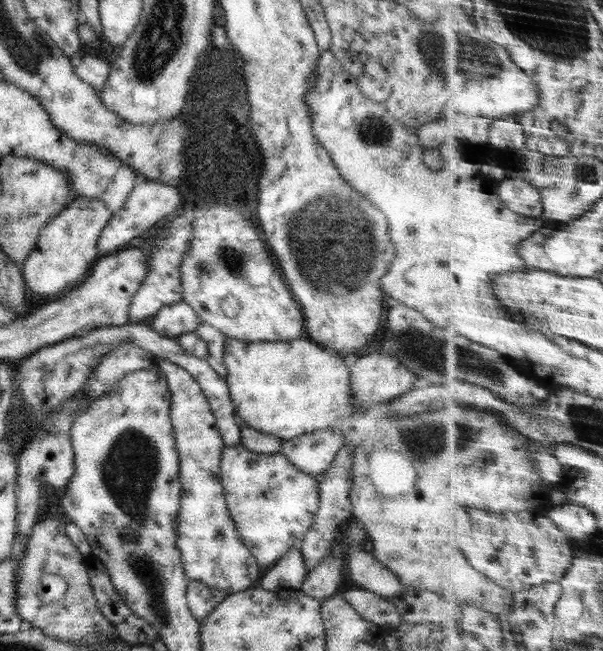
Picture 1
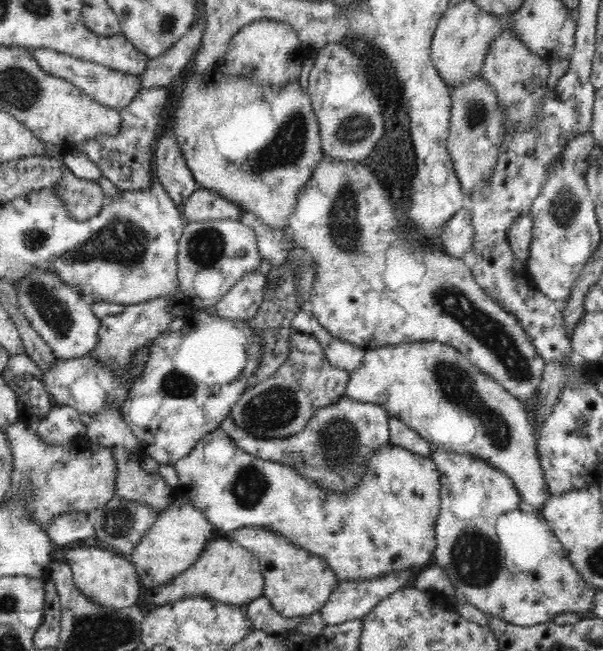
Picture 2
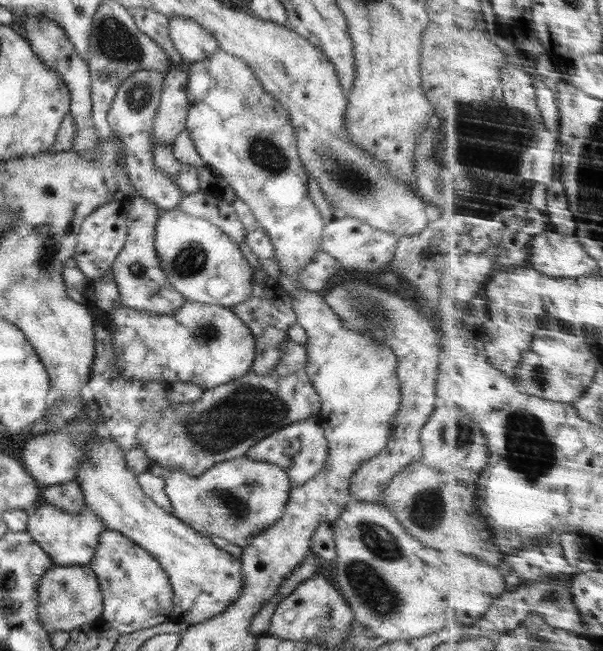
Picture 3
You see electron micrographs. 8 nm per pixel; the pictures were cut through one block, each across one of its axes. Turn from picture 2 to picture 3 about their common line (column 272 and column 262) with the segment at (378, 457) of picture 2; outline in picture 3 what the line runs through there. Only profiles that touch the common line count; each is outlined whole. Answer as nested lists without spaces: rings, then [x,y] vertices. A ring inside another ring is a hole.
[[[245,456],[212,464],[197,477],[190,477],[175,467],[170,469],[158,464],[150,464],[148,471],[163,479],[164,491],[171,505],[171,515],[178,518],[185,526],[196,530],[204,538],[211,539],[212,536],[218,536],[241,548],[247,546],[256,534],[279,520],[291,488],[287,474],[278,466],[249,460]]]

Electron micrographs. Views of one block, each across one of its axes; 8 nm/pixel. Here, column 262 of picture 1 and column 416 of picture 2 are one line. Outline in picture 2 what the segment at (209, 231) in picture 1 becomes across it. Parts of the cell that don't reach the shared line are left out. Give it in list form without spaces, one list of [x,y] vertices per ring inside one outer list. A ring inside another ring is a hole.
[[[328,155],[322,156],[322,160],[314,166],[310,180],[300,188],[296,206],[293,208],[292,214],[289,216],[288,230],[292,239],[299,244],[300,248],[312,255],[313,265],[315,266],[317,275],[312,288],[312,298],[310,298],[310,306],[308,309],[318,320],[318,323],[336,339],[340,339],[347,344],[352,344],[357,348],[364,350],[376,349],[379,347],[396,347],[404,343],[415,343],[420,341],[438,341],[441,344],[448,344],[461,354],[464,354],[468,360],[481,368],[489,377],[497,380],[512,396],[515,396],[520,402],[531,403],[535,393],[538,392],[538,384],[544,372],[544,360],[536,353],[536,348],[532,345],[532,341],[528,339],[528,335],[524,329],[520,327],[516,316],[506,313],[502,307],[484,292],[474,278],[472,266],[468,266],[468,262],[463,259],[457,259],[448,256],[436,248],[426,248],[420,246],[420,242],[410,240],[408,232],[402,230],[400,220],[396,218],[398,214],[394,212],[390,200],[384,196],[386,190],[380,184],[380,180],[368,170],[368,167],[354,160],[336,159]]]

